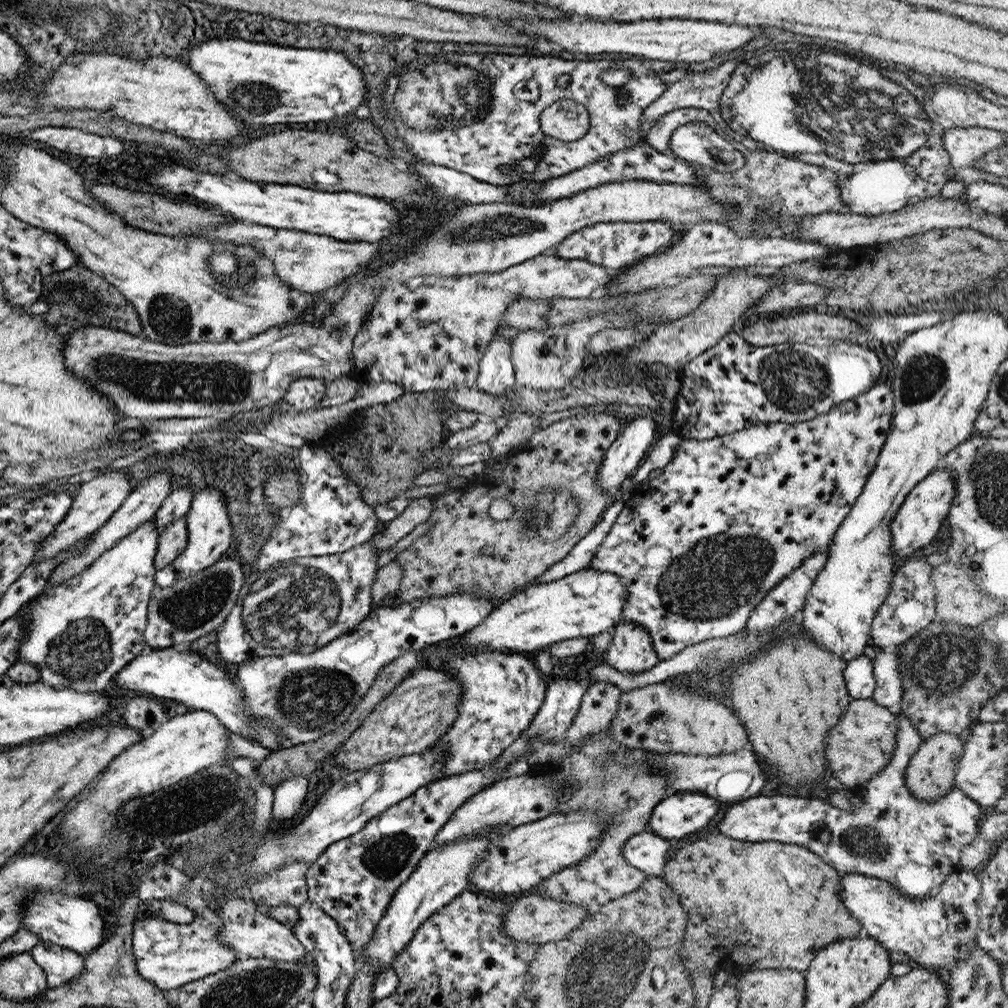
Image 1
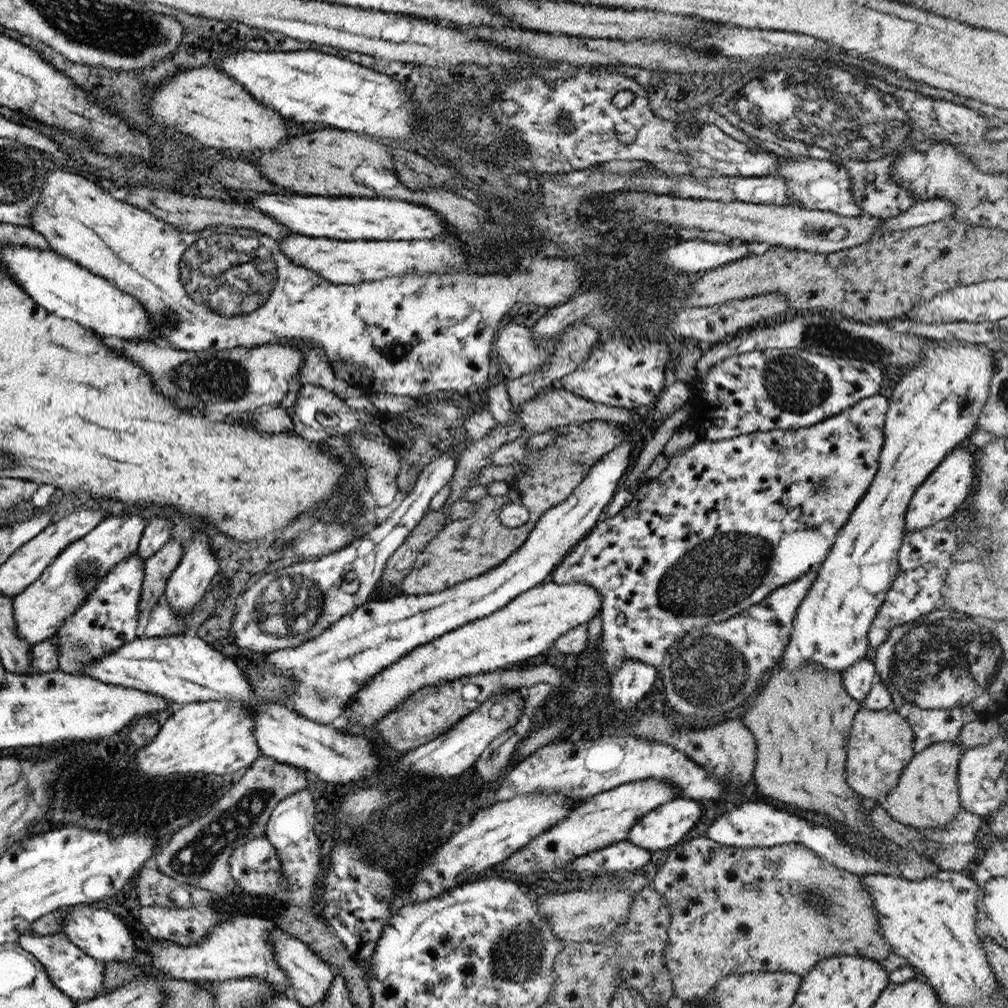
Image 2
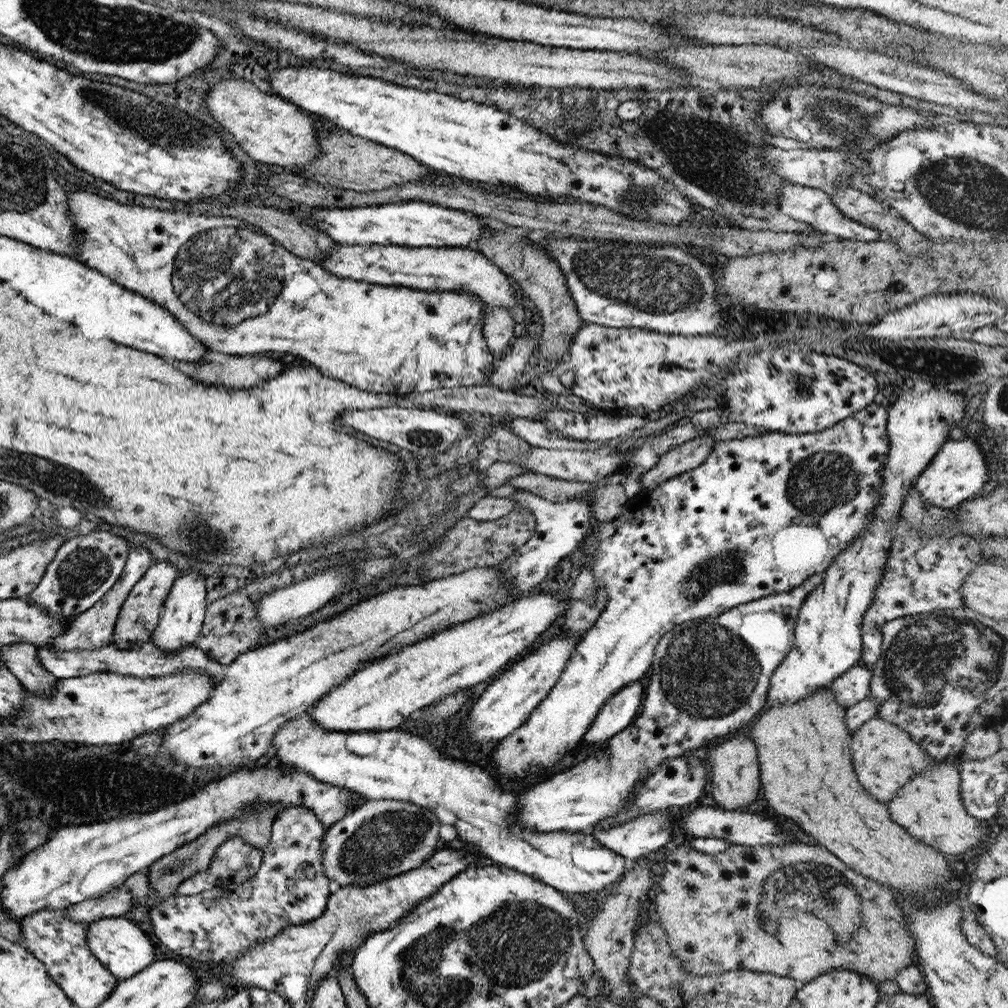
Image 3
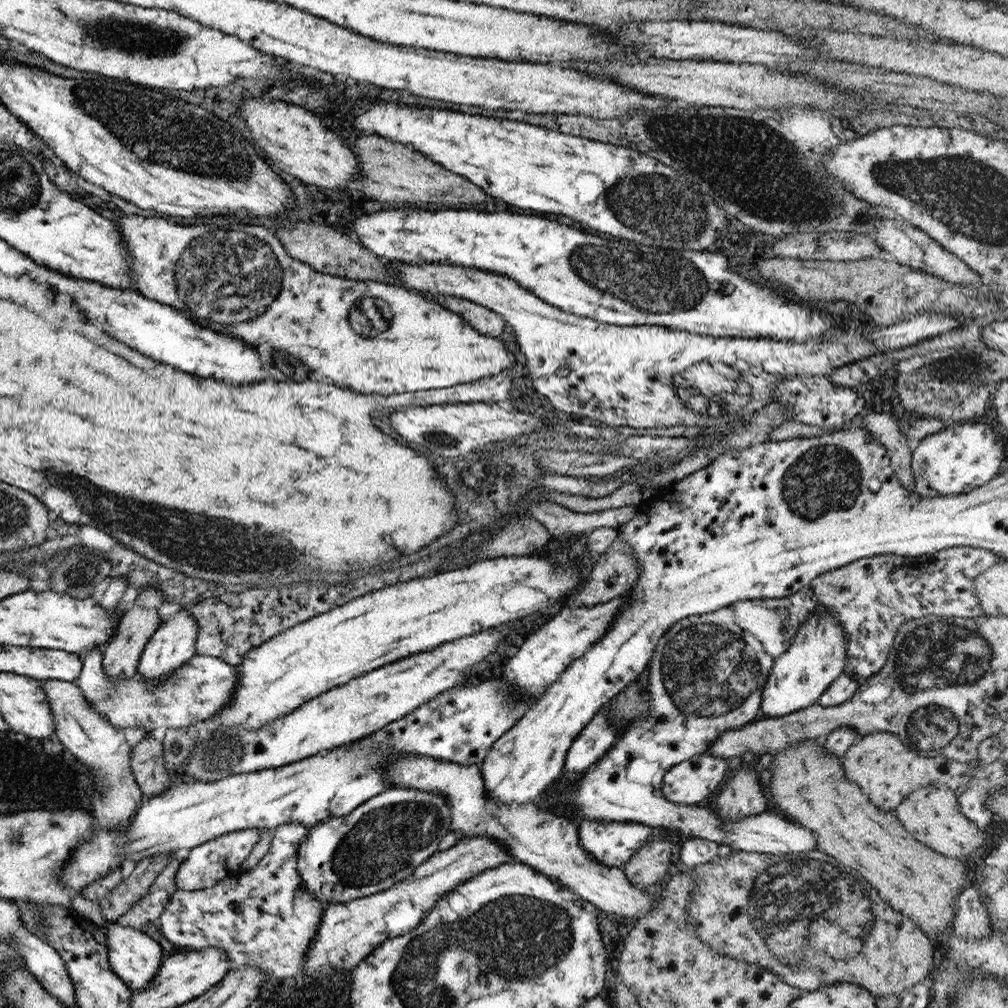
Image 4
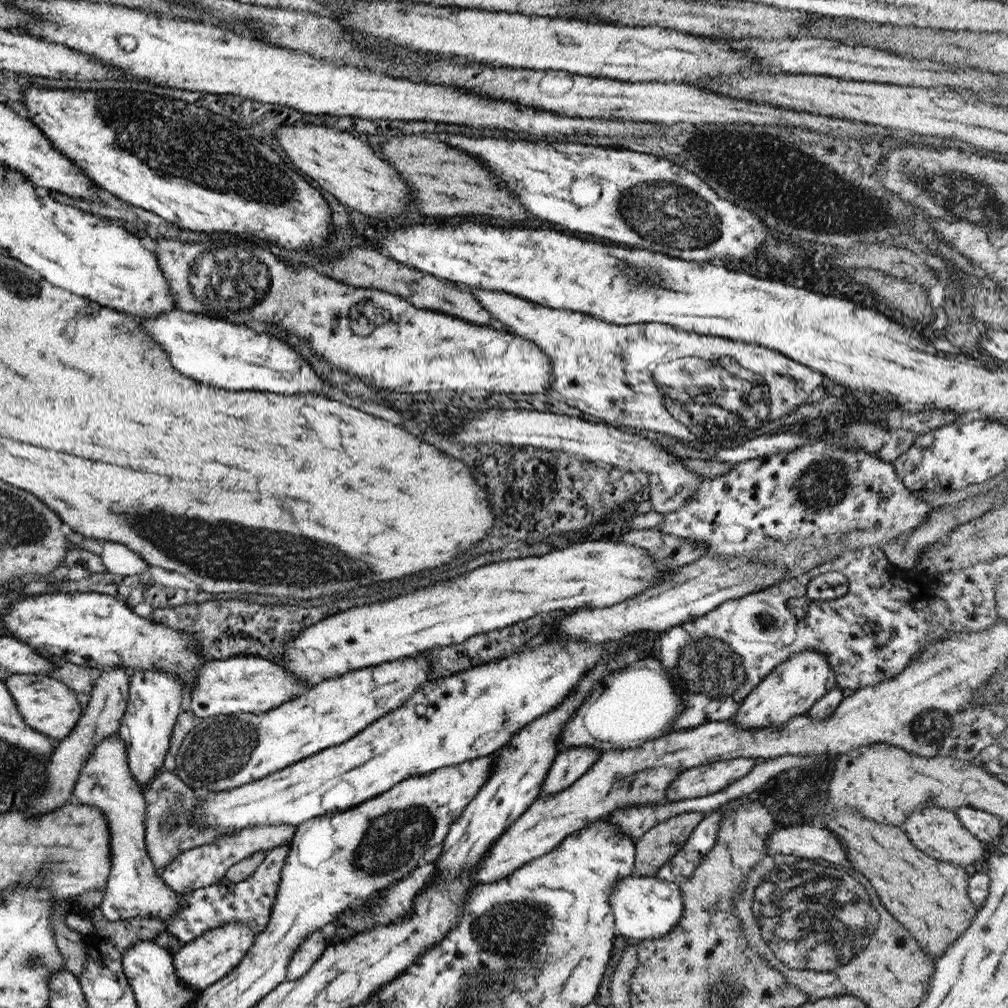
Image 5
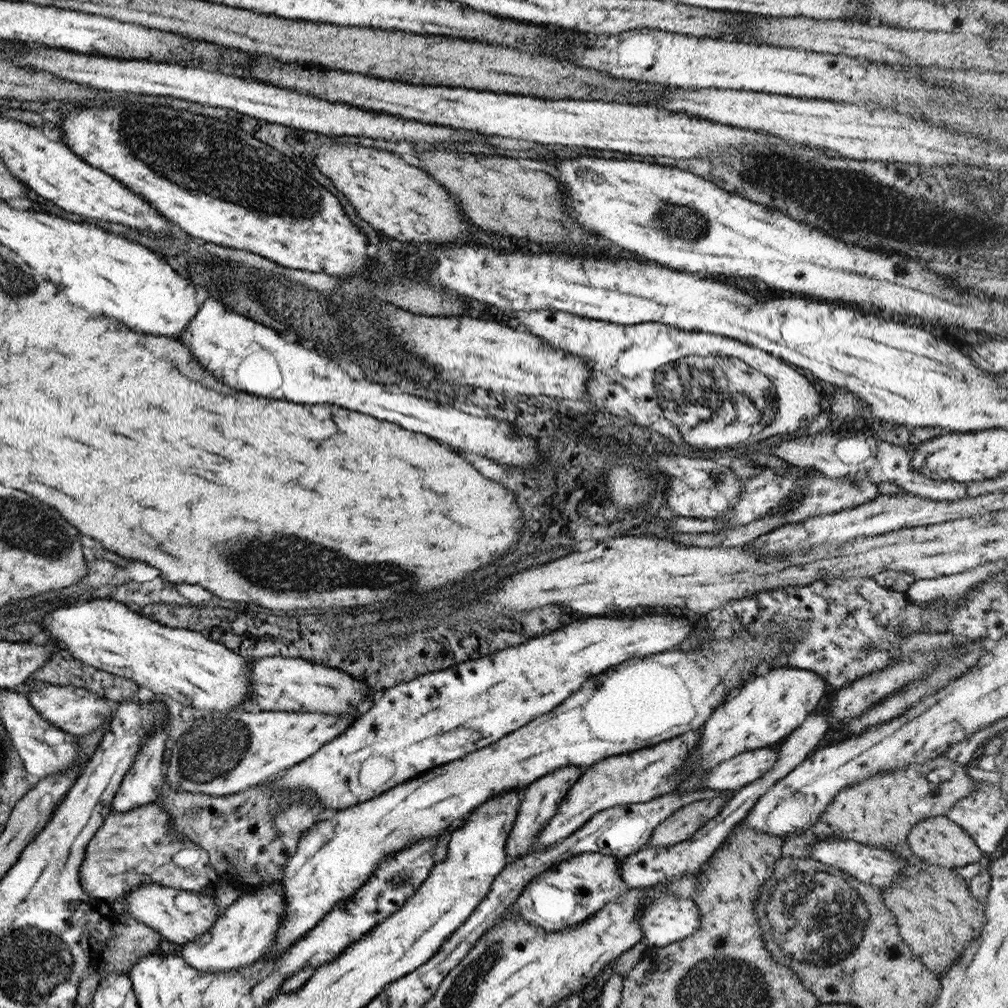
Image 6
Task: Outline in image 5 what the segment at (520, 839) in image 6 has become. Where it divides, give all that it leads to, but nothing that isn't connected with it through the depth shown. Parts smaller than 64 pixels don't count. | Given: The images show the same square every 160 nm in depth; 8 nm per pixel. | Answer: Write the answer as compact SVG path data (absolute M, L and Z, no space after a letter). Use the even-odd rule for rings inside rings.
M572 746L557 752L540 786L538 798L559 792L573 784L599 760L601 752L586 746Z

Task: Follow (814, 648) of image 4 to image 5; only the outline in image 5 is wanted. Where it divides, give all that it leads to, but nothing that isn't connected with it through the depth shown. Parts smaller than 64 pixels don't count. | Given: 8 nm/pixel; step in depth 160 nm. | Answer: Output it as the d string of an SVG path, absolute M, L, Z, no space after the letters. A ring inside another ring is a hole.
M804 650L792 654L787 660L773 667L767 676L752 688L739 704L728 722L740 724L744 728L763 728L783 724L798 714L804 714L828 690L835 687L835 675L830 669L825 655L817 650Z

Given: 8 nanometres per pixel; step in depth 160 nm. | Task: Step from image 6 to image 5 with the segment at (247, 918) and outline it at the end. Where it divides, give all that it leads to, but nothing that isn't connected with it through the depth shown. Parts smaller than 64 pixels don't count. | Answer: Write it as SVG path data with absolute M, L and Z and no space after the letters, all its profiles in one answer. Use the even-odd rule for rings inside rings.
M233 921L220 927L213 927L201 933L196 939L181 944L181 948L171 958L177 984L181 984L181 988L185 990L201 992L211 984L217 983L217 980L226 976L239 964L249 947L253 945L255 937L256 934L249 925Z

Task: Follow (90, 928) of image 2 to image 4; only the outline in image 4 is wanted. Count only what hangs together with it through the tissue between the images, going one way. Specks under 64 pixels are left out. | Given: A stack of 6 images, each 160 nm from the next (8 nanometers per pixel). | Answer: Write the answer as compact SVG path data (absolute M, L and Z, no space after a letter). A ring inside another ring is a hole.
M109 921L103 925L103 932L106 934L105 949L107 949L107 964L109 970L117 975L117 978L125 984L125 987L131 992L133 990L141 991L153 981L157 968L161 964L161 946L157 942L145 935L143 931L117 924Z

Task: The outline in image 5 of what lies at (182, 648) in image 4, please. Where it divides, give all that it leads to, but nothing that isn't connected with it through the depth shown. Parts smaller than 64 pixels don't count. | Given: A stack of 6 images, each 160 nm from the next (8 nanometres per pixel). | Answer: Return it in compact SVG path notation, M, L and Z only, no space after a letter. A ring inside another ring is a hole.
M162 668L138 670L128 682L126 709L116 733L126 748L127 768L142 792L162 768L171 728L181 708L181 688L178 678Z

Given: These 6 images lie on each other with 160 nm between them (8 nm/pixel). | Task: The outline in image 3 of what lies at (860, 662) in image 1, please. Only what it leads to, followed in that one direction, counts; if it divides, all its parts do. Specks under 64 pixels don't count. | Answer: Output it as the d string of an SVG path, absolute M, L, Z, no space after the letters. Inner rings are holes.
M858 664L833 679L828 689L836 703L847 708L868 696L870 678L870 669Z

